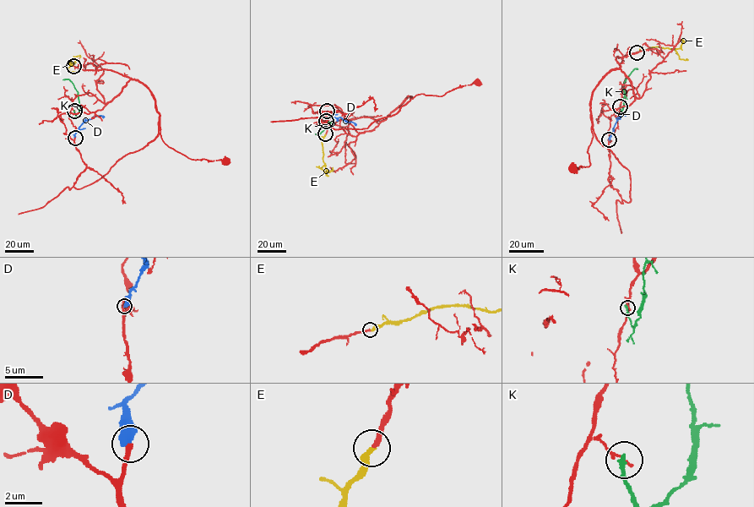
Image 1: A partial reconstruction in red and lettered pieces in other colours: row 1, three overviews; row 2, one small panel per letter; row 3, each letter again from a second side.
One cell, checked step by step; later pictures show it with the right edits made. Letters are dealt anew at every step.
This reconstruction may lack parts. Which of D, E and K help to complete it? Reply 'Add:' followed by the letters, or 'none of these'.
Add: E

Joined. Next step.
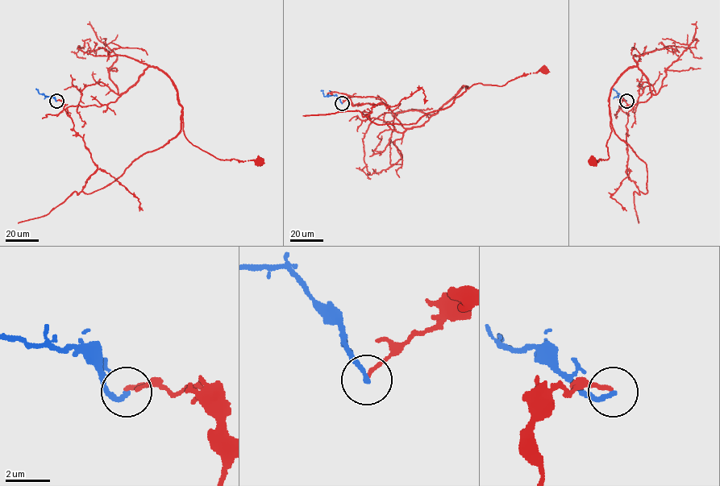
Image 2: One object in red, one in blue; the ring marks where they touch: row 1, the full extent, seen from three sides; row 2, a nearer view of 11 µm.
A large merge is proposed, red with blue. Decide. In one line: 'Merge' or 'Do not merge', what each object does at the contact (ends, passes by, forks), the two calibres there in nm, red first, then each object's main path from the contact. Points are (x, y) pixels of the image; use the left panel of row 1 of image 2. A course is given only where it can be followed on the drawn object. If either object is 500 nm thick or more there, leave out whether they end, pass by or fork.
Do not merge. At the ring red ends. At the ring blue ends. Thickness 170 nm (red) against 200 nm. Course of red: (56, 100), (97, 168), (82, 190), (87, 193), (173, 139), (182, 114), (193, 145), (221, 159), (258, 163). Course of blue: (56, 101), (39, 93), (35, 89)

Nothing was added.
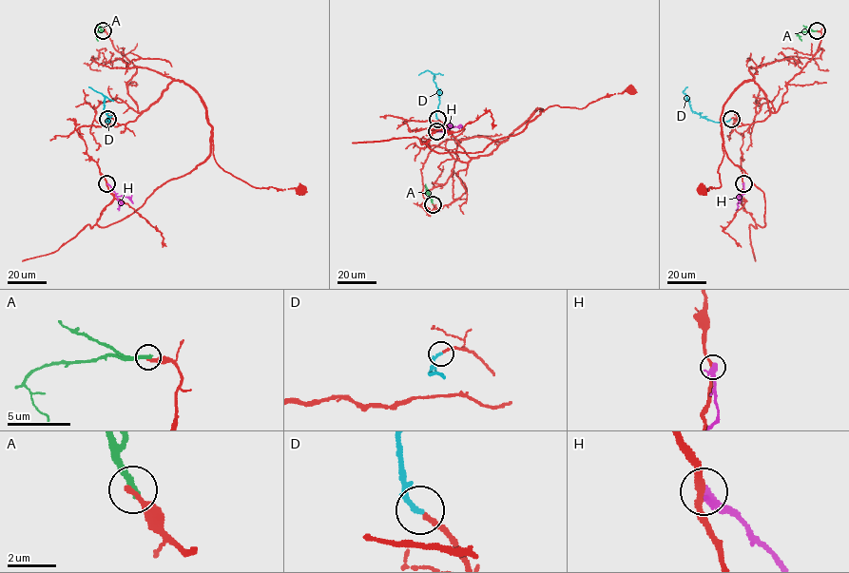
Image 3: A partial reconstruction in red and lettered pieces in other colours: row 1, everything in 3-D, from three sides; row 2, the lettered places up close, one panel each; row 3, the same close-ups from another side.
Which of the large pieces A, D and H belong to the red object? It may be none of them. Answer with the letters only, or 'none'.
D

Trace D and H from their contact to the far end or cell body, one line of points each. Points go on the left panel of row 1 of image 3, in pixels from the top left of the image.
D: (107, 119), (106, 122), (109, 122), (104, 111), (105, 97), (88, 86)
H: (106, 182), (116, 196), (127, 197), (133, 203)

